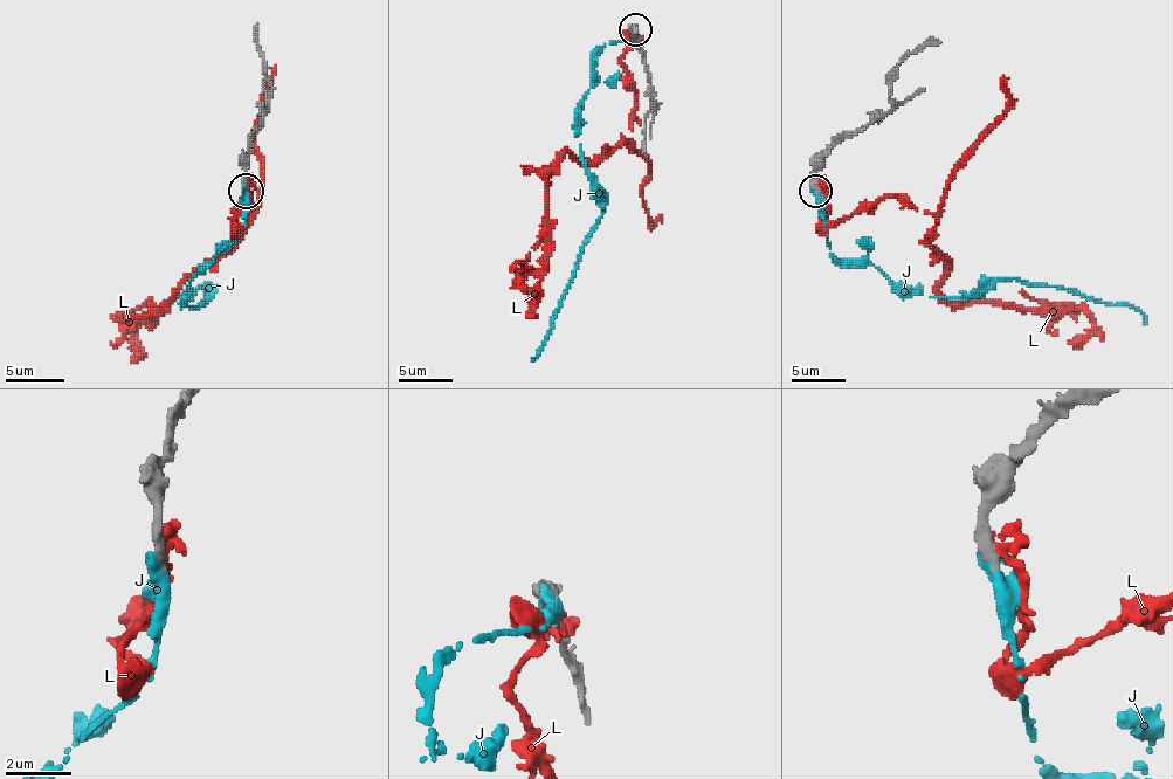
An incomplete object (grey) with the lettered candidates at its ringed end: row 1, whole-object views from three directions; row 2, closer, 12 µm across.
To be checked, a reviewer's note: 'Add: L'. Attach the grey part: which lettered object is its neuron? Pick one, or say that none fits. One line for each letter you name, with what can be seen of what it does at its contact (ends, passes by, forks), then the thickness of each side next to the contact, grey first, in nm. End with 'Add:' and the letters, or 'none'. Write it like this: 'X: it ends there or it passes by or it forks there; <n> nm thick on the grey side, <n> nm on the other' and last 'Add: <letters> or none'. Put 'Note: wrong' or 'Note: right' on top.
Note: wrong
J: it ends there; 380 nm thick on the grey side, 440 nm on the other
Add: J

